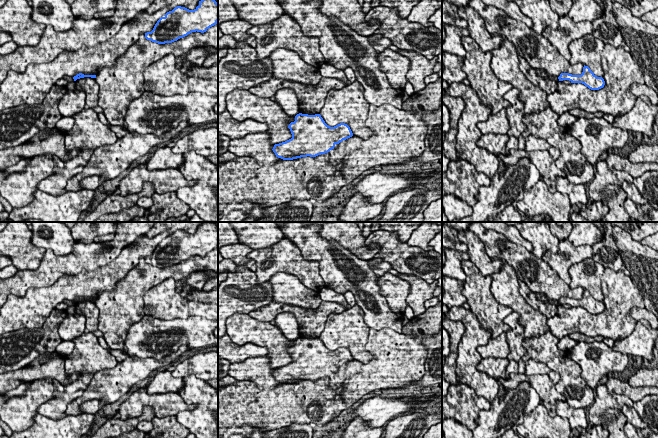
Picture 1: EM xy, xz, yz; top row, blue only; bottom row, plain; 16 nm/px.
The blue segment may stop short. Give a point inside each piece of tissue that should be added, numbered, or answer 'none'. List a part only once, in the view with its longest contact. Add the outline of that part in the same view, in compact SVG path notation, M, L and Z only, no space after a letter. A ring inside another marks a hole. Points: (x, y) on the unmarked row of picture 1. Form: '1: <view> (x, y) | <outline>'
none

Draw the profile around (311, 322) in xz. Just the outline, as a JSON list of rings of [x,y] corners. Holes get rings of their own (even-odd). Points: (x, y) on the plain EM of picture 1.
[[[272,301],[266,306],[251,311],[249,315],[256,320],[270,322],[280,313],[292,313],[298,322],[299,335],[302,338],[315,339],[320,338],[331,313],[339,314],[346,309],[336,302],[322,301],[317,309],[303,309],[299,306]]]

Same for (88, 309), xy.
[[[84,301],[75,305],[75,312],[86,318],[86,330],[93,332],[98,330],[99,309],[95,302]]]

